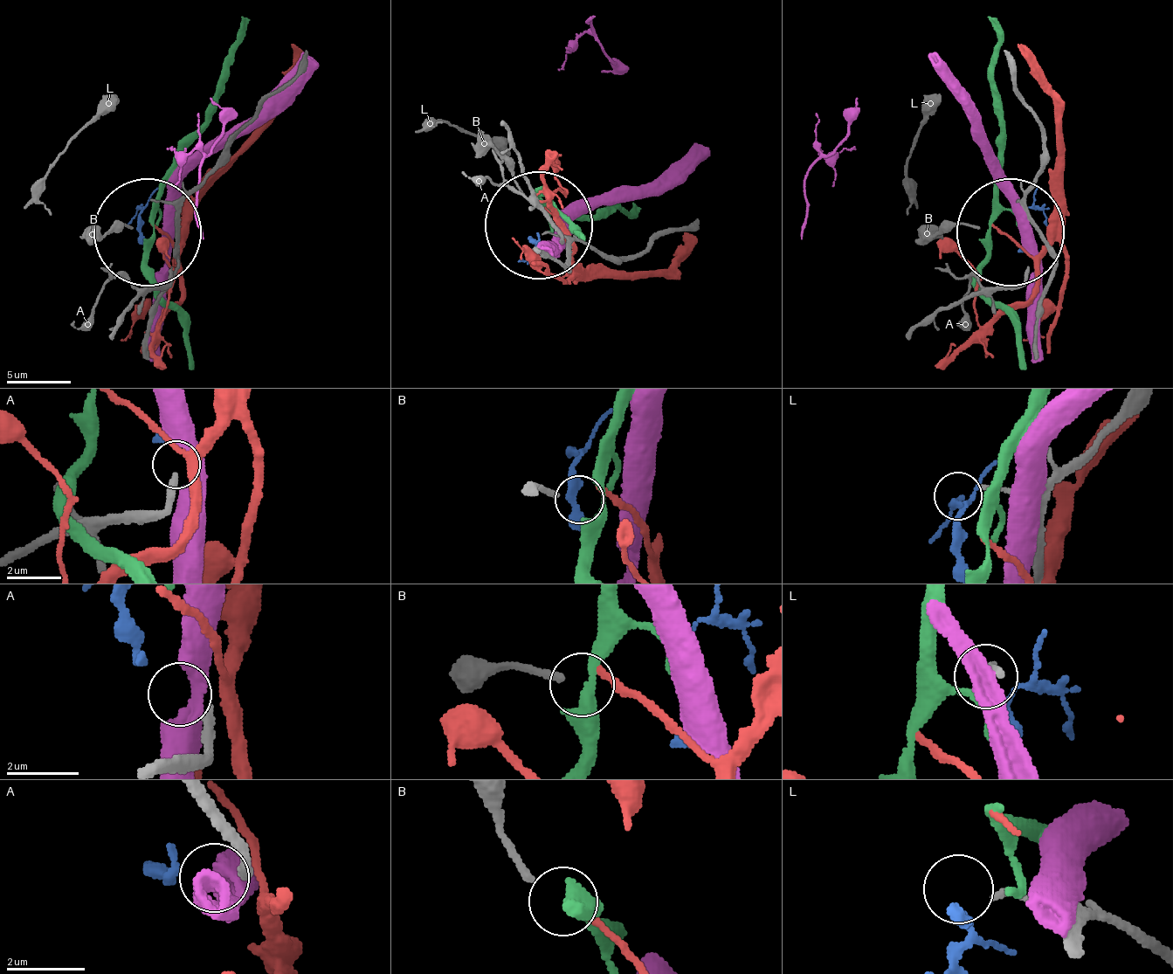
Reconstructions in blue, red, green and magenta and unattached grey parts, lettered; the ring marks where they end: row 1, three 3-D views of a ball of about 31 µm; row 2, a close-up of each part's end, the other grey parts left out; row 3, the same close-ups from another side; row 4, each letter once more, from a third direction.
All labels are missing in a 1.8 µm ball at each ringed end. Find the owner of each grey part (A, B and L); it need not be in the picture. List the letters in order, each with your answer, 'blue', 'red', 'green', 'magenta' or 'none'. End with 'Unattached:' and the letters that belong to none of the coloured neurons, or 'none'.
A: none
B: none
L: none
Unattached: A, B, L

